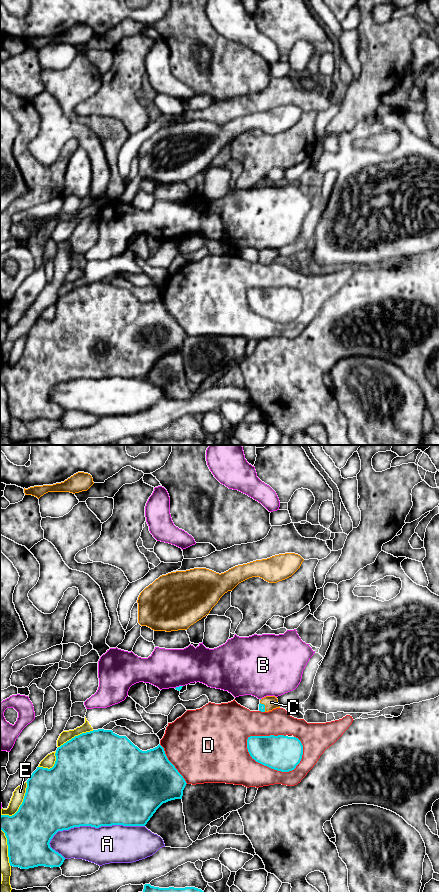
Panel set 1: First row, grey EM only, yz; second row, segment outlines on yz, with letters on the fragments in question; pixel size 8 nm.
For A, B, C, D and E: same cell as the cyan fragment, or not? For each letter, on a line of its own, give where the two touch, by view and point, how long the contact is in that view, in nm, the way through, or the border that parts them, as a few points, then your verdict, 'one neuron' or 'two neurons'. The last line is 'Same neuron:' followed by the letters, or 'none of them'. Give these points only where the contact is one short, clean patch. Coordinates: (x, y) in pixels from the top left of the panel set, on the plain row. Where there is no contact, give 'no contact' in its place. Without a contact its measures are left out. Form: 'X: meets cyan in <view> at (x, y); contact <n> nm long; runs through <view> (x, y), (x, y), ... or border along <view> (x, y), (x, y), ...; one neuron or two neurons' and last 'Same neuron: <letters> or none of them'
A: meets cyan in yz at (95, 379); contact 800 nm long; two neurons
B: meets cyan in yz at (179, 238); contact 70 nm long; two neurons
C: meets cyan in yz at (264, 258); contact 90 nm long; one neuron
D: meets cyan in yz at (269, 319); contact 480 nm long; two neurons
E: meets cyan in yz at (21, 356); contact 340 nm long; two neurons
Same neuron: C

